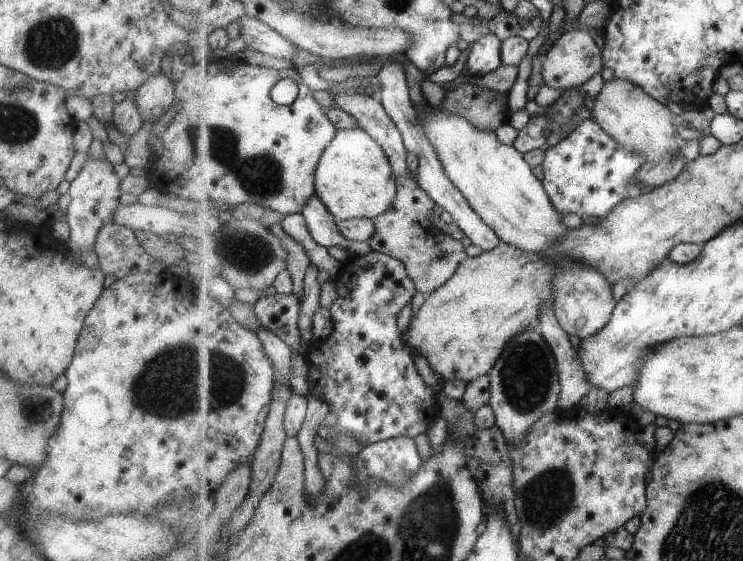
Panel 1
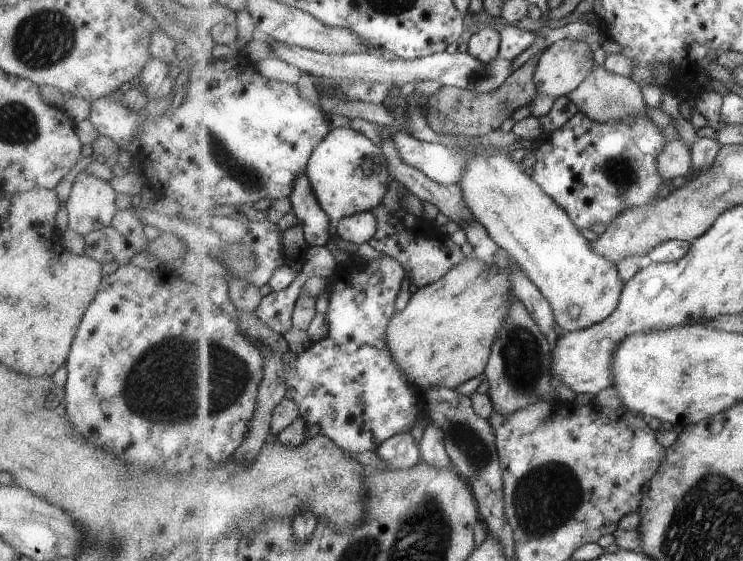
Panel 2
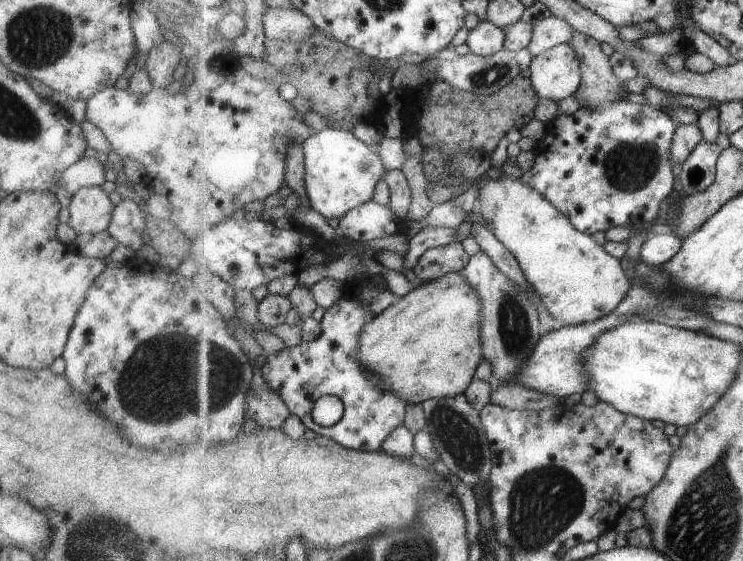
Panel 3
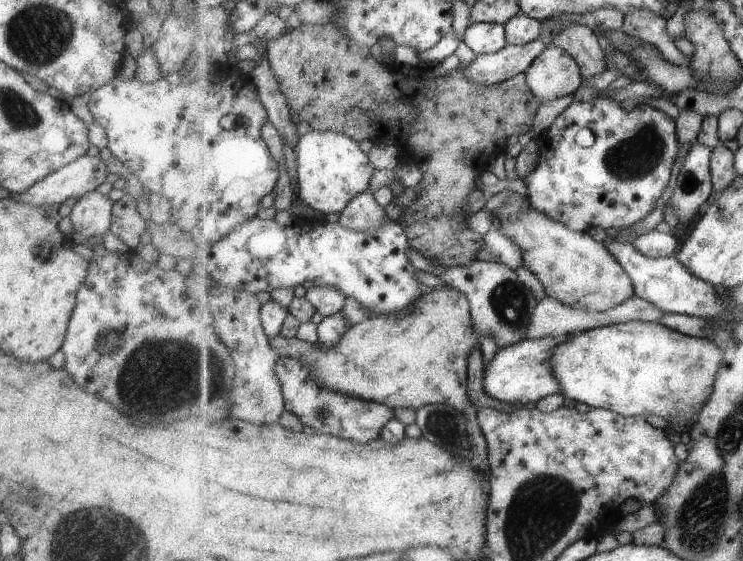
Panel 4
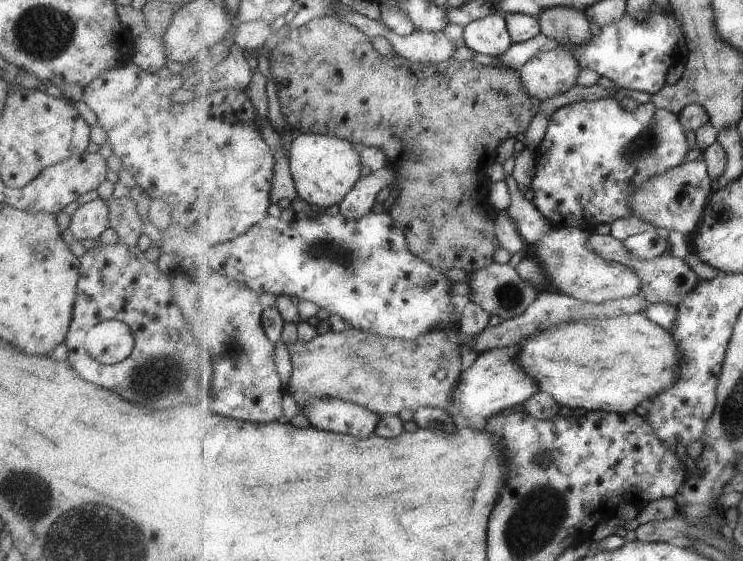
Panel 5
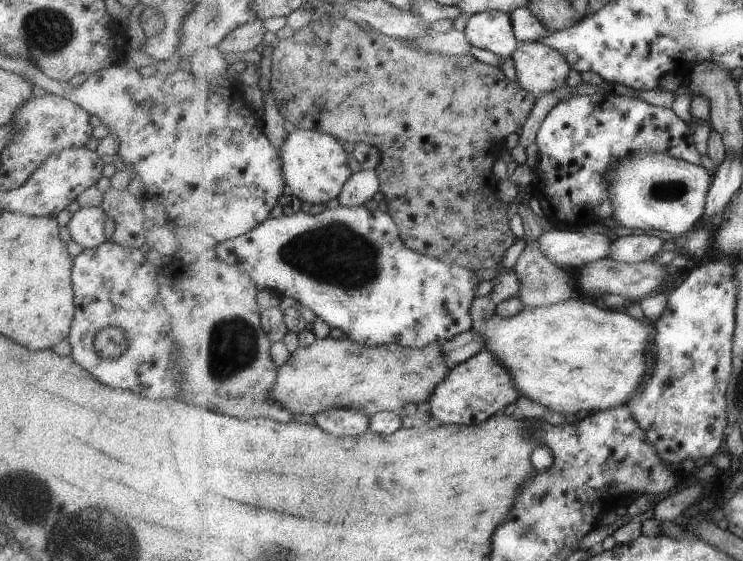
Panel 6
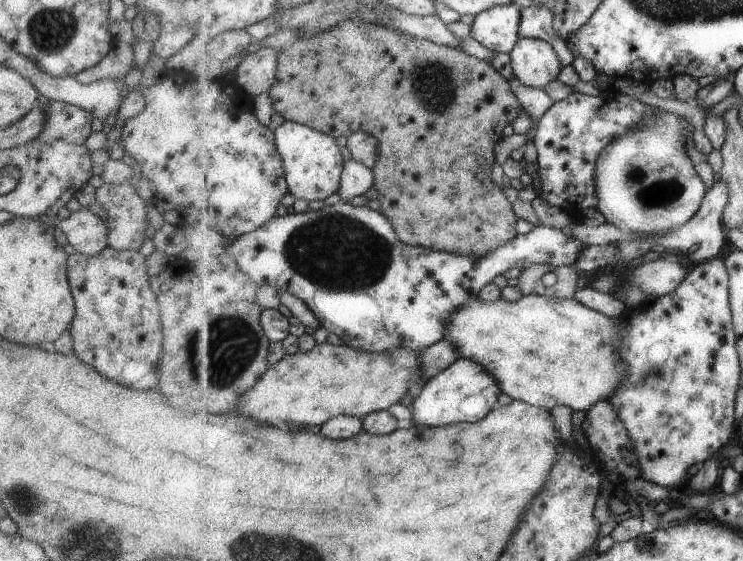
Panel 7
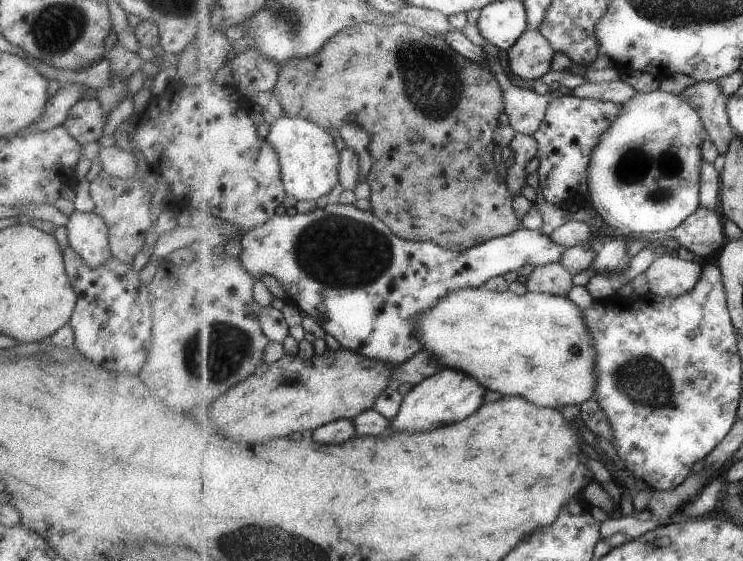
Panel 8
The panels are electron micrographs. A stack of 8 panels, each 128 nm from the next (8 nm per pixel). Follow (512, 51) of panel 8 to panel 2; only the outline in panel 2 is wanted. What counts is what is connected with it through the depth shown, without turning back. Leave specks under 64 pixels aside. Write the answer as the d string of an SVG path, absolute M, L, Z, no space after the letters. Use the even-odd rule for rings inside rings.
M554 42L539 58L535 72L538 92L559 98L579 88L595 68L593 51L594 46L583 42Z

